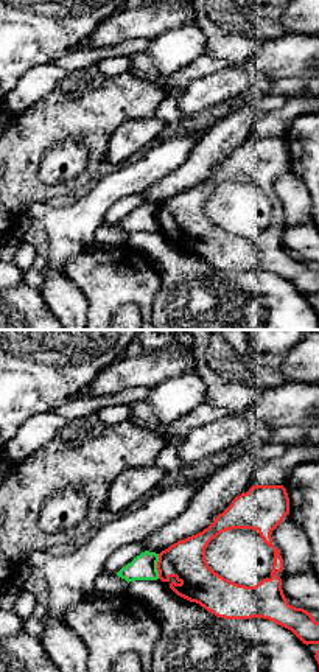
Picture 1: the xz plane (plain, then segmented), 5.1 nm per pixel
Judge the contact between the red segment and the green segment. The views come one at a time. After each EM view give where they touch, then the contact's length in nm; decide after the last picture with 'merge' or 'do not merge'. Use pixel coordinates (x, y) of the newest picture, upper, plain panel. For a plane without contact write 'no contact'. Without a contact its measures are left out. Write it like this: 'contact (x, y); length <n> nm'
contact (157, 218); length 130 nm

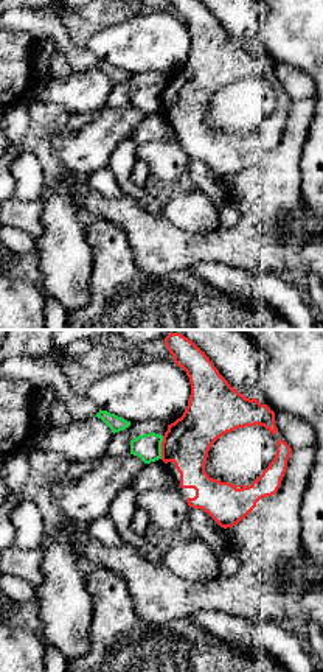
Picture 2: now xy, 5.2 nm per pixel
contact (162, 98); length 120 nm

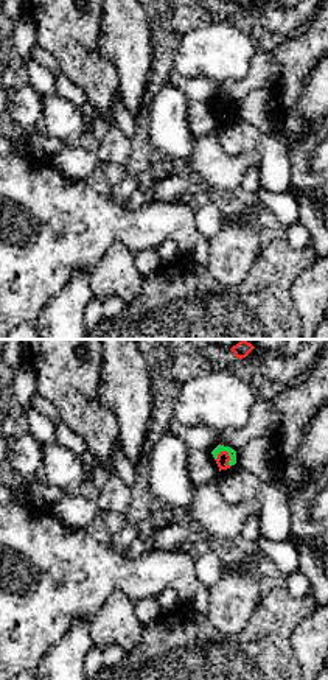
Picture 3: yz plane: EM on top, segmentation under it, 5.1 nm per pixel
contact (229, 108); length 100 nm

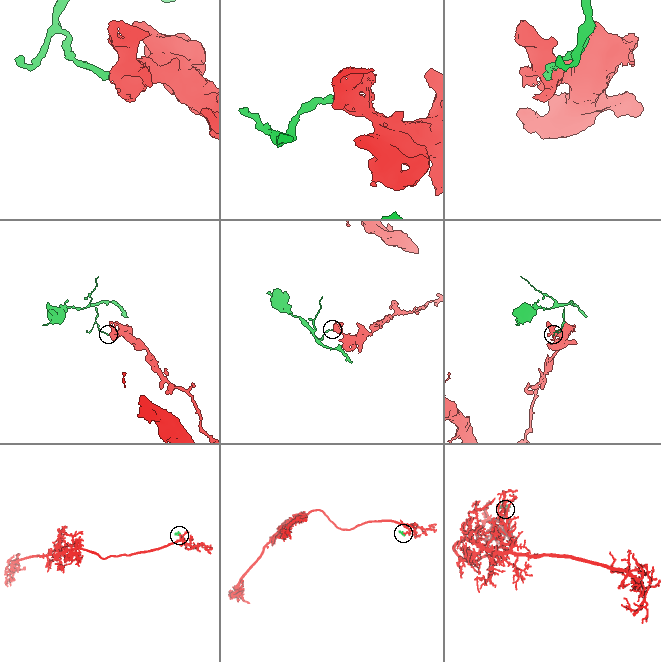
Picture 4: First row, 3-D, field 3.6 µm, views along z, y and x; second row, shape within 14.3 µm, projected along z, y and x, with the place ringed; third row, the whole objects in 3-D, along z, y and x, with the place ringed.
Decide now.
do not merge

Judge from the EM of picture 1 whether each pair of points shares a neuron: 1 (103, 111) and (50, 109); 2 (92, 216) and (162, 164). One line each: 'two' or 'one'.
1: one
2: one

